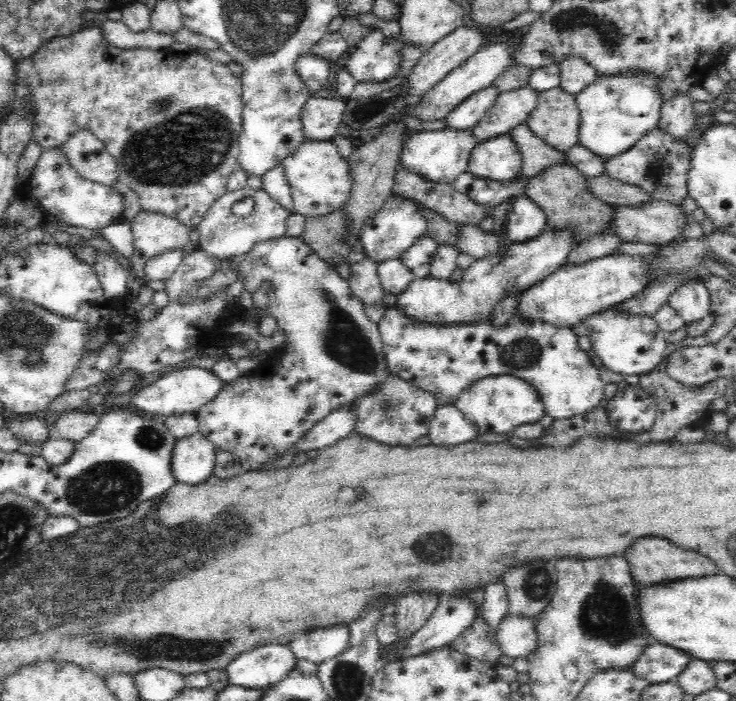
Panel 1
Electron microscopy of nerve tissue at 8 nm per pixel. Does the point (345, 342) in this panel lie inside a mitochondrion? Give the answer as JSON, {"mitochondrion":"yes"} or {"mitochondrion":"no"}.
{"mitochondrion":"yes"}

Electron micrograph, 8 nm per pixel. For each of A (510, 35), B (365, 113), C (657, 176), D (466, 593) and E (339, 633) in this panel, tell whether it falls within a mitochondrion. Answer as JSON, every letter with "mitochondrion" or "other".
{"A":"other","B":"mitochondrion","C":"mitochondrion","D":"other","E":"other"}

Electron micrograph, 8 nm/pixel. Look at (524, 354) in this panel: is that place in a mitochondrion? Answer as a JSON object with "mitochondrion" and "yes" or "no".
{"mitochondrion":"yes"}

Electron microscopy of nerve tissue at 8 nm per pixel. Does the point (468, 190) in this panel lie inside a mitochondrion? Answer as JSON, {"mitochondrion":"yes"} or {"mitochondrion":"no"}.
{"mitochondrion":"no"}

